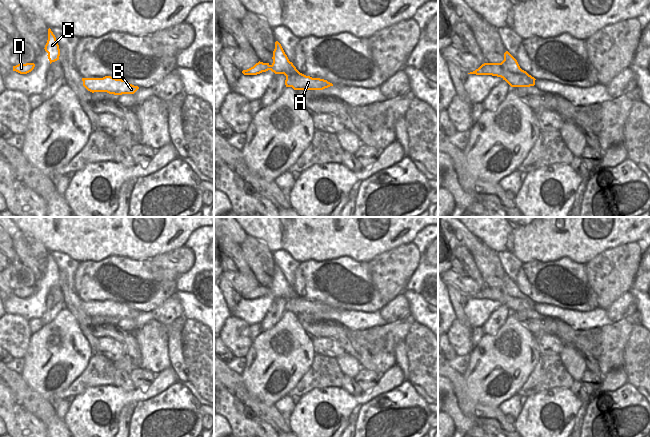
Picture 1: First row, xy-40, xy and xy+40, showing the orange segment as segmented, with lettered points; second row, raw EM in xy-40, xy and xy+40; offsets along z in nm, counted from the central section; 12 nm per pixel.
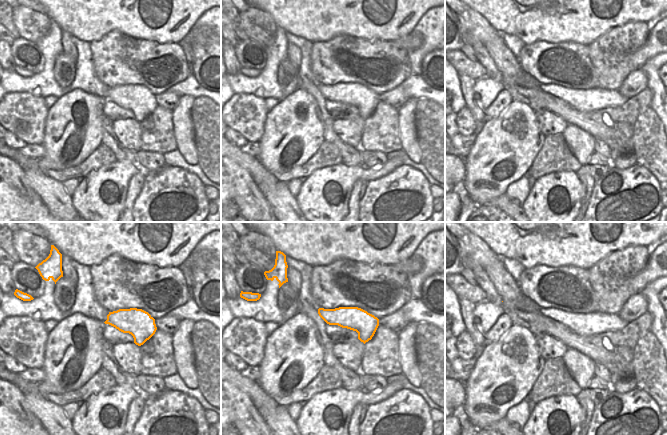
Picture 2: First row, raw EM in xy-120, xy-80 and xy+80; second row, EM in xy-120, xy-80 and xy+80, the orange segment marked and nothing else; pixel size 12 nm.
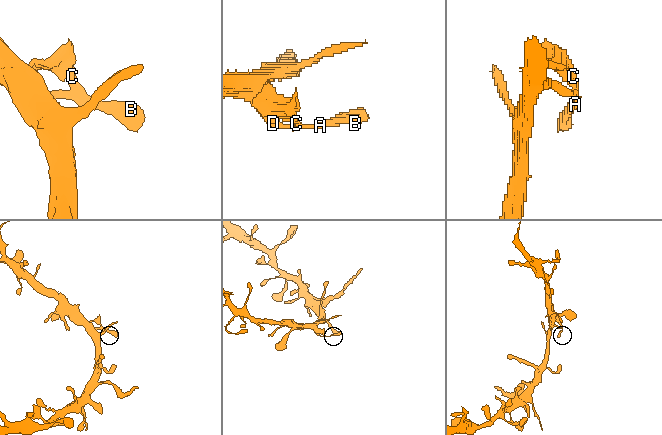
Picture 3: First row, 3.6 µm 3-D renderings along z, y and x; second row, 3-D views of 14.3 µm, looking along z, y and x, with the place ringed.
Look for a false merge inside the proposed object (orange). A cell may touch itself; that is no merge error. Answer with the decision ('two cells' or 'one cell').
one cell

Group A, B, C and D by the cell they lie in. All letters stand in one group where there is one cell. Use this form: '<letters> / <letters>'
A B C D

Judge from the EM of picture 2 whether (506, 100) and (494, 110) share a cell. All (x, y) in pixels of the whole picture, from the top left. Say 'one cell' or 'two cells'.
one cell

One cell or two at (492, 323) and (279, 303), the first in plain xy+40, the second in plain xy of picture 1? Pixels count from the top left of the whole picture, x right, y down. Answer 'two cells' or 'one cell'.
one cell

